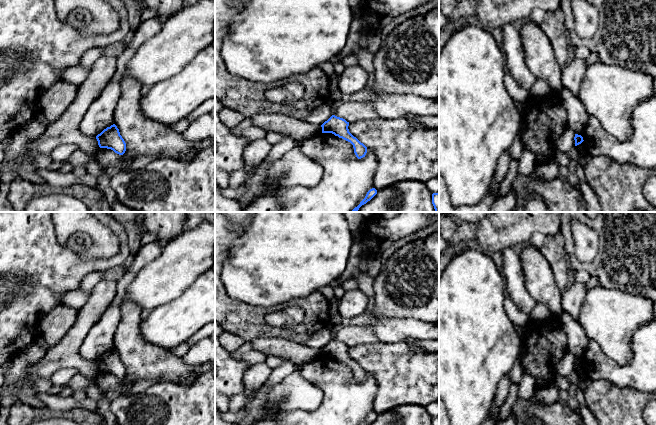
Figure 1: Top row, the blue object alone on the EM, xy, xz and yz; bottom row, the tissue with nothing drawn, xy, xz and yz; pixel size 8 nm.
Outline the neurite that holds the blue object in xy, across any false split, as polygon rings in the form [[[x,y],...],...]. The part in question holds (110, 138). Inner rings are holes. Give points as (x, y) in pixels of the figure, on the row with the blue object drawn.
[[[115,124],[104,129],[96,139],[100,148],[111,149],[119,155],[123,155],[126,151],[126,143]]]

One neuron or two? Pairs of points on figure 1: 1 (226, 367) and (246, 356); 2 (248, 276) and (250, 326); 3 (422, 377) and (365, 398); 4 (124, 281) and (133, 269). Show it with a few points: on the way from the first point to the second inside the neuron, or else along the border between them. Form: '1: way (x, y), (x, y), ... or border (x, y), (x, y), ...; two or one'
1: border (229, 353), (231, 356), (250, 365); two
2: border (227, 294), (245, 303), (265, 307), (272, 306); two
3: border (367, 372), (373, 376), (377, 383), (374, 411); two
4: way (126, 278), (130, 272); one

